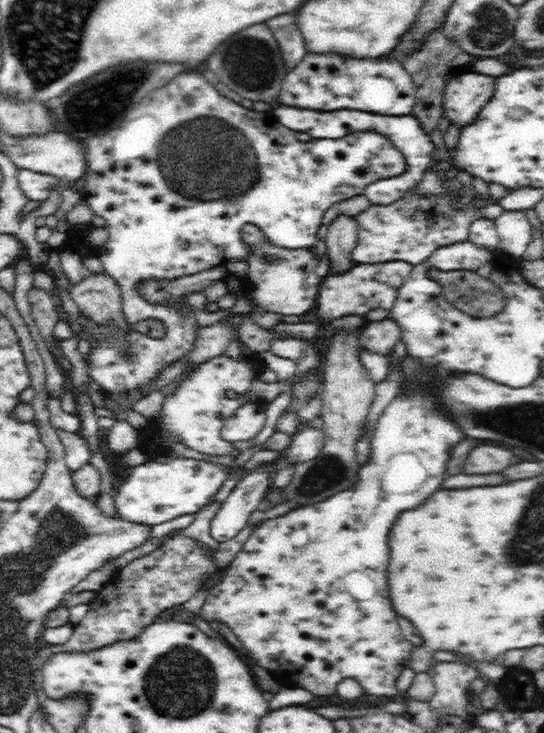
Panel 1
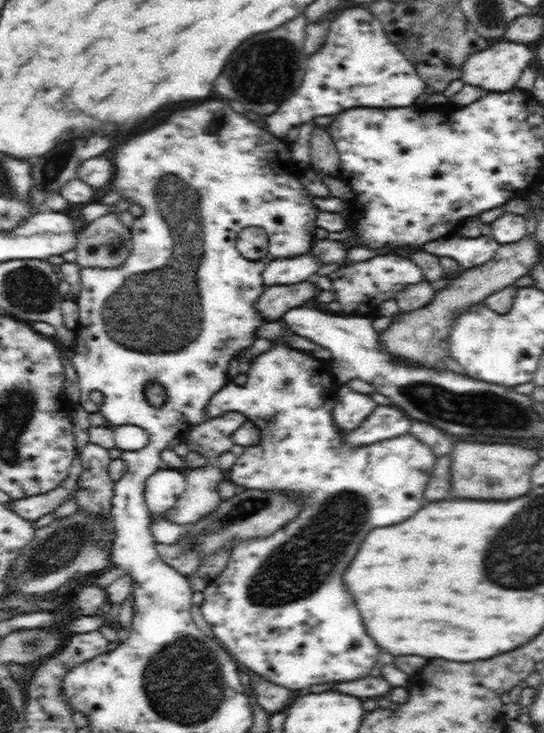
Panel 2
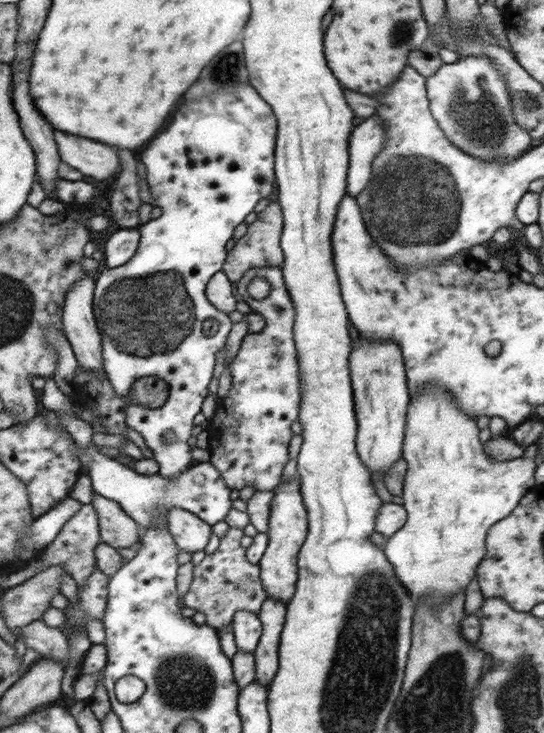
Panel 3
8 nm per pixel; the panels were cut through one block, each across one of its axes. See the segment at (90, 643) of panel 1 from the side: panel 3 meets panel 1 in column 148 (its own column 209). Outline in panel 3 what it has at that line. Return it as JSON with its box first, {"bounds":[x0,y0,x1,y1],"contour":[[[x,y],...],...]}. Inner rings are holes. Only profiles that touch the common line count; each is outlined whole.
{"bounds":[182,528,267,632],"contour":[[[229,528],[226,536],[219,540],[218,550],[207,554],[193,568],[193,582],[190,589],[182,597],[183,607],[194,608],[206,615],[206,624],[220,632],[224,627],[231,626],[234,613],[250,611],[258,614],[267,593],[260,582],[260,567],[251,563],[246,557],[246,549],[242,548],[241,540],[245,534],[240,528]]]}

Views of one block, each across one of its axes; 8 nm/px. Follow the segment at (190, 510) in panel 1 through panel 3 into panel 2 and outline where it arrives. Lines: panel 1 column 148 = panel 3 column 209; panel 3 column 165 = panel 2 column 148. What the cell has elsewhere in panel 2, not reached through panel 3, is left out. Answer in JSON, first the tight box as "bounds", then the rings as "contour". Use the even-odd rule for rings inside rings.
{"bounds":[144,468,185,544],"contour":[[[160,468],[145,482],[144,498],[151,515],[150,531],[157,544],[174,544],[184,534],[184,526],[165,516],[176,506],[177,497],[185,490],[182,470]]]}

